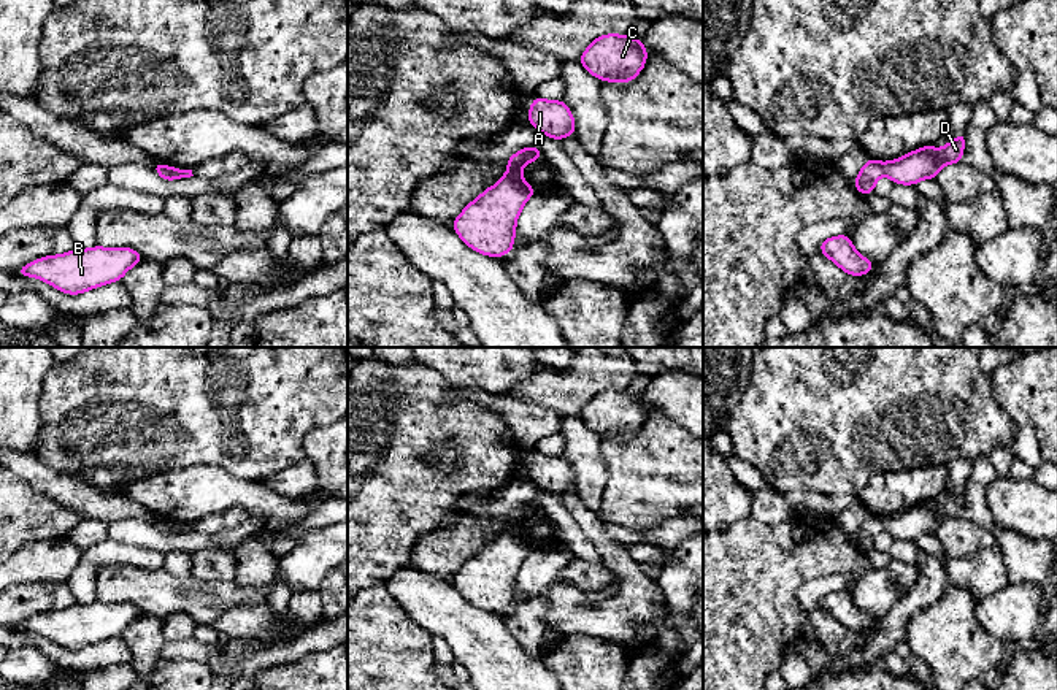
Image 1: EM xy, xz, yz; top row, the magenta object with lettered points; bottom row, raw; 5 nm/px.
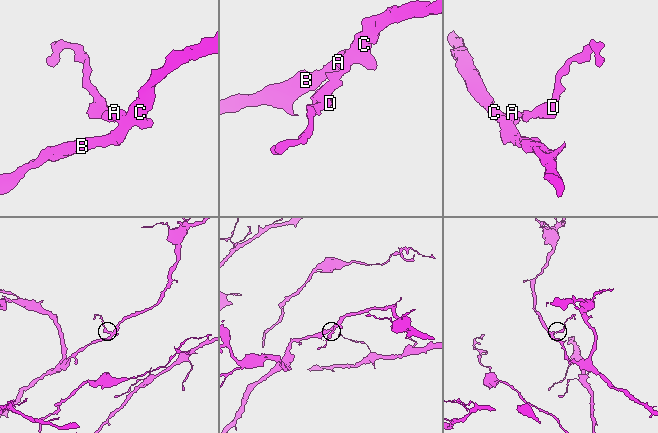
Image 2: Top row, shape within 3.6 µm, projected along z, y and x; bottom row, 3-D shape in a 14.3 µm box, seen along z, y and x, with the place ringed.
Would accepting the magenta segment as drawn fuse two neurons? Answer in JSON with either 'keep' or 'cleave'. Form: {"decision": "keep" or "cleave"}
{"decision": "cleave"}

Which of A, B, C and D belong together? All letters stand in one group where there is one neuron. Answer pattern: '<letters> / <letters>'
A B C / D

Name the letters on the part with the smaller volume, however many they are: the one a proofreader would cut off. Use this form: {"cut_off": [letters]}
{"cut_off": ["D"]}

